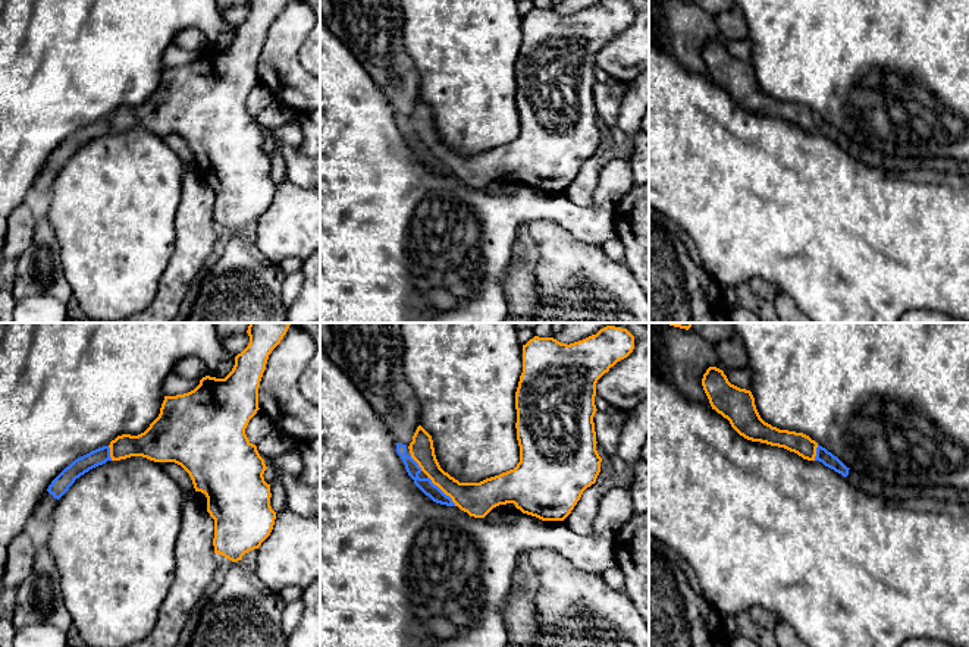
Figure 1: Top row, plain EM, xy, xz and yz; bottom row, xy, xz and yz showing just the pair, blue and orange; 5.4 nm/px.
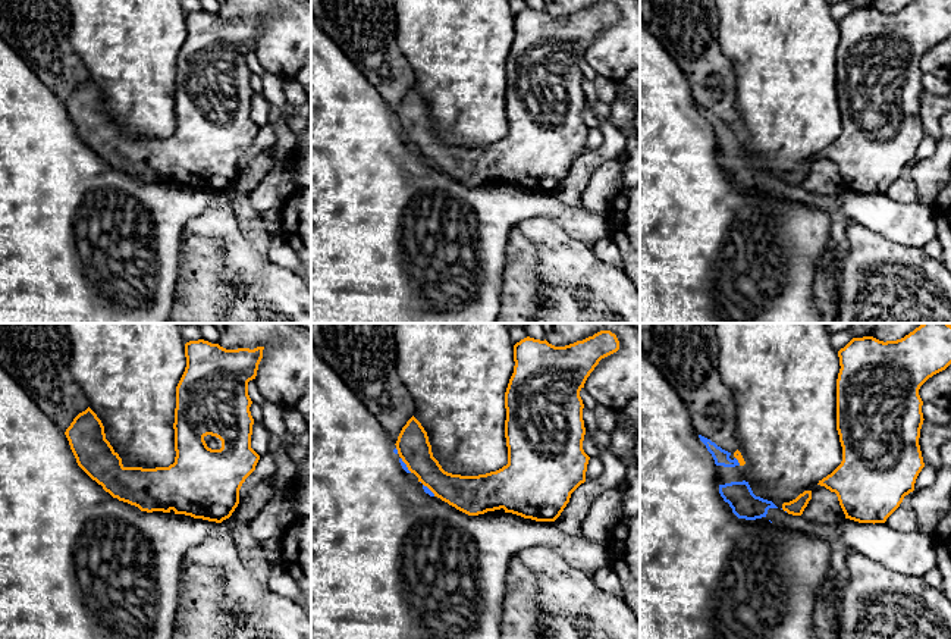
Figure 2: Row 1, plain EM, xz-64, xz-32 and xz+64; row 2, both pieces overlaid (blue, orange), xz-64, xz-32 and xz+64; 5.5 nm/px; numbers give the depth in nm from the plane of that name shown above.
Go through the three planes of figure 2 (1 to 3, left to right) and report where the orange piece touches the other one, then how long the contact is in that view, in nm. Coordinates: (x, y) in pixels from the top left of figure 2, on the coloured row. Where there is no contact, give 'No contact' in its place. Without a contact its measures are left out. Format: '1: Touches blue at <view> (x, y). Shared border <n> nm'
1: No contact
2: Touches blue at xz-32 (427, 488). Shared border 120 nm
3: Touches blue at xz+64 (737, 461). Shared border 50 nm

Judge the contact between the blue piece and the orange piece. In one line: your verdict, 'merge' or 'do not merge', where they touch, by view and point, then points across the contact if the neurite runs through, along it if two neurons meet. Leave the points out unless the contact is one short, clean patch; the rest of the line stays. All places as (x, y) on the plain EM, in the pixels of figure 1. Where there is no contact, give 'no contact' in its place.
do not merge; contact xz (441, 162)

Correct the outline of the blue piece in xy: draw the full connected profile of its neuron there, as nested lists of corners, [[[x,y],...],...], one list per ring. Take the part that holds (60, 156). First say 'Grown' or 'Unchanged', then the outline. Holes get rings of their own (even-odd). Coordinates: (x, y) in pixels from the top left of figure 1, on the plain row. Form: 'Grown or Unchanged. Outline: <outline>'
Grown. Outline: [[[98,119],[66,138],[48,157],[40,176],[25,195],[23,202],[28,204],[35,217],[47,214],[51,204],[51,185],[57,172],[69,161],[69,158],[90,141],[112,132],[110,119]]]

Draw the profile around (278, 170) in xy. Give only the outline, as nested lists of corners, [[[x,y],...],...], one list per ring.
[[[276,148],[275,153],[270,156],[270,164],[270,178],[277,185],[283,179],[286,179],[286,163],[279,148]]]

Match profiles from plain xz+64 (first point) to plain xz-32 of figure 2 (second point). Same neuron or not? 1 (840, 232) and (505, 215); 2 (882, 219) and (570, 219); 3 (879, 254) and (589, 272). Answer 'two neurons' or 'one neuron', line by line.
1: two neurons
2: one neuron
3: one neuron

